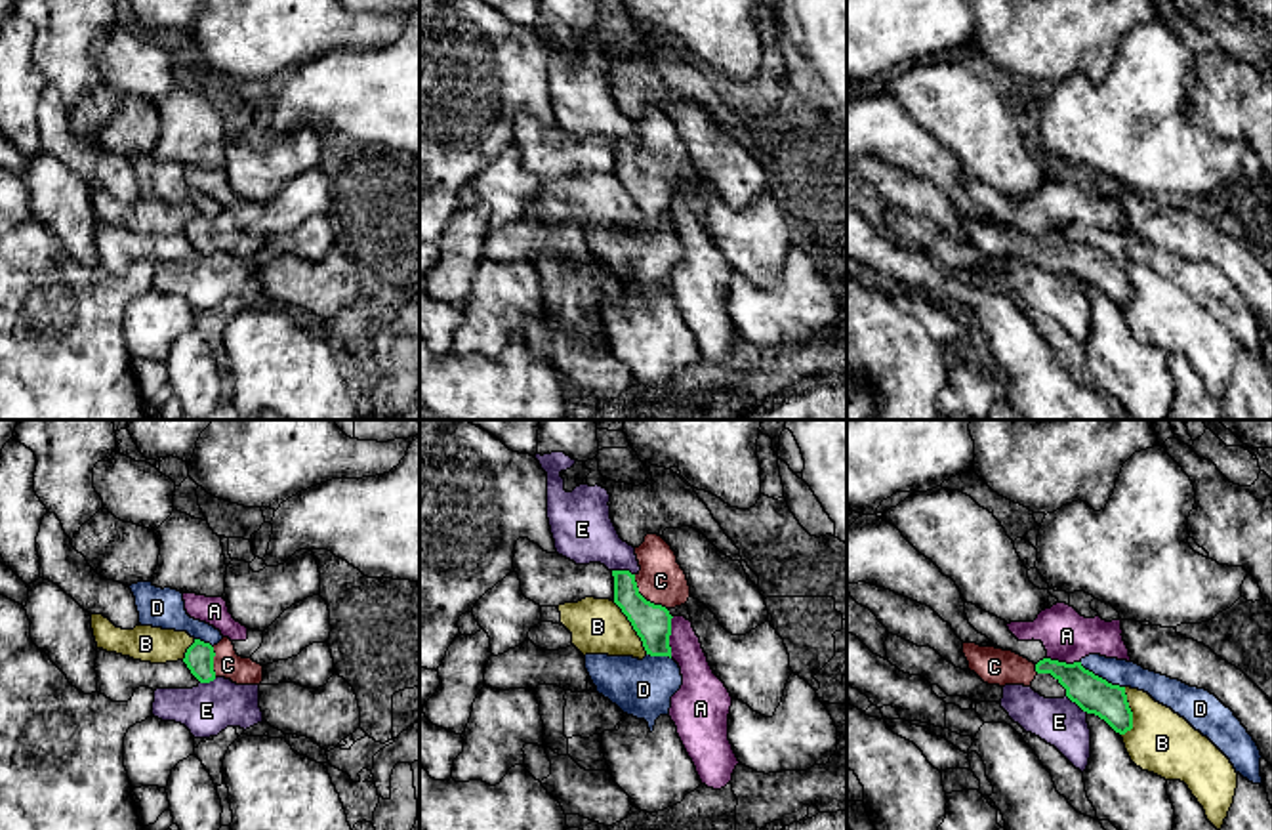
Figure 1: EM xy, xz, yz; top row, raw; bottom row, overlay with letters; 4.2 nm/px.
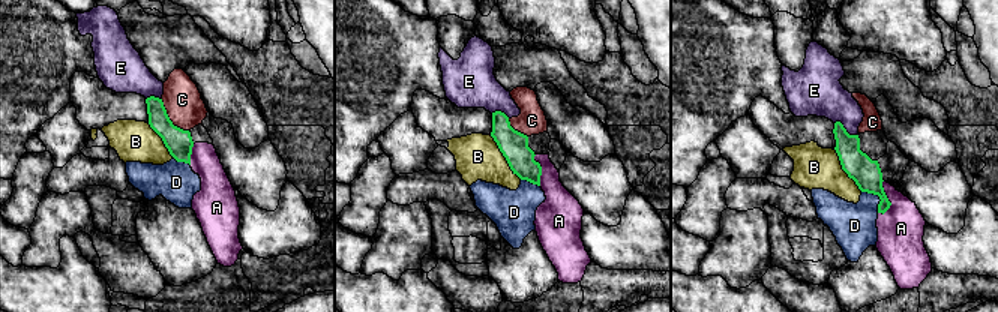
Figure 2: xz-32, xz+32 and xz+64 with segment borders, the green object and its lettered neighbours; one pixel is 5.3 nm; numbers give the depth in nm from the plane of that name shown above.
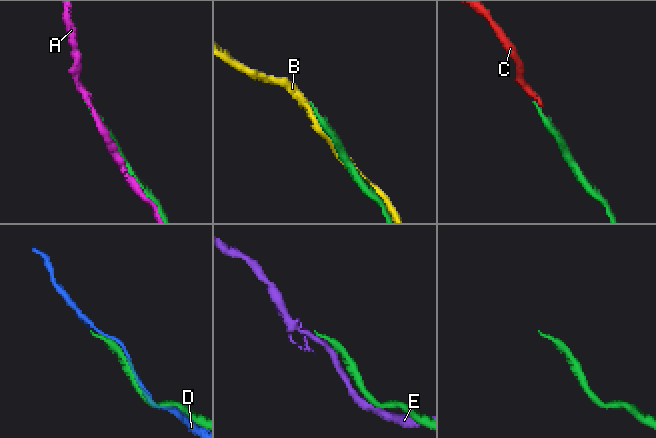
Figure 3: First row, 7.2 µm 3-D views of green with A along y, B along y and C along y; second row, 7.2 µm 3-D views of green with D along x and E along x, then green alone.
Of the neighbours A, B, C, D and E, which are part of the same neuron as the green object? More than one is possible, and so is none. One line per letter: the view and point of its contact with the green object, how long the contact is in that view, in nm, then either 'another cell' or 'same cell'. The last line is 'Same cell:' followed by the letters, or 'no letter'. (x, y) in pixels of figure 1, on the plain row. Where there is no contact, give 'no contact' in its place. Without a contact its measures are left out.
A: contact xz (668, 210); length 180 nm; another cell
B: contact xz (634, 201); length 260 nm; another cell
C: contact xz (643, 170); length 200 nm; same cell
D: contact yz (1101, 250); length 220 nm; another cell
E: contact xz (624, 144); length 100 nm; another cell
Same cell: C

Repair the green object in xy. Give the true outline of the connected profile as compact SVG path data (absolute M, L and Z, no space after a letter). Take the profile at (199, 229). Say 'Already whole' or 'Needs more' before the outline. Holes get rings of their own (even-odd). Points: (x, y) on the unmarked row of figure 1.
Needs more. M229 210L214 219L195 212L183 235L200 256L210 256L215 250L231 252L236 258L261 258L263 254L263 239L238 229Z

